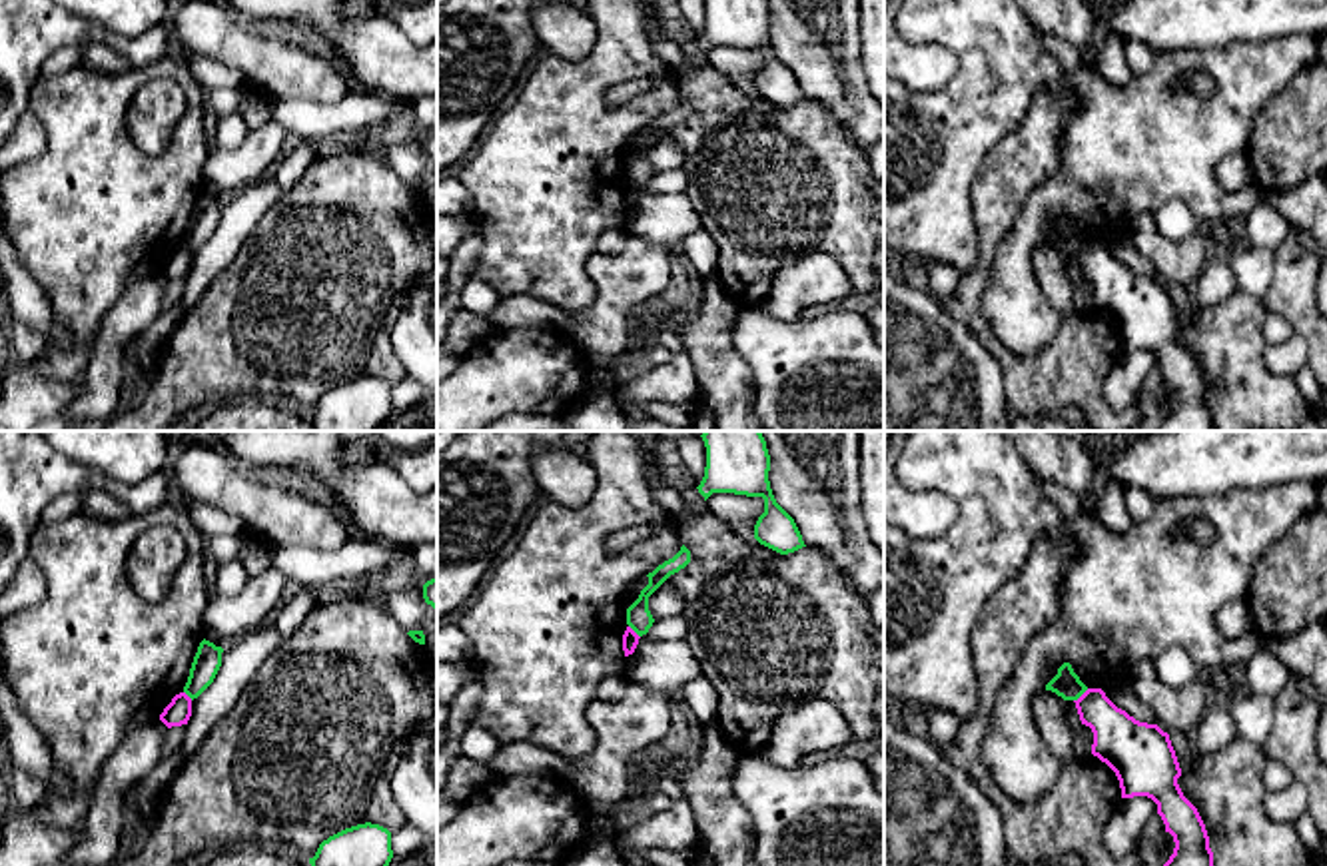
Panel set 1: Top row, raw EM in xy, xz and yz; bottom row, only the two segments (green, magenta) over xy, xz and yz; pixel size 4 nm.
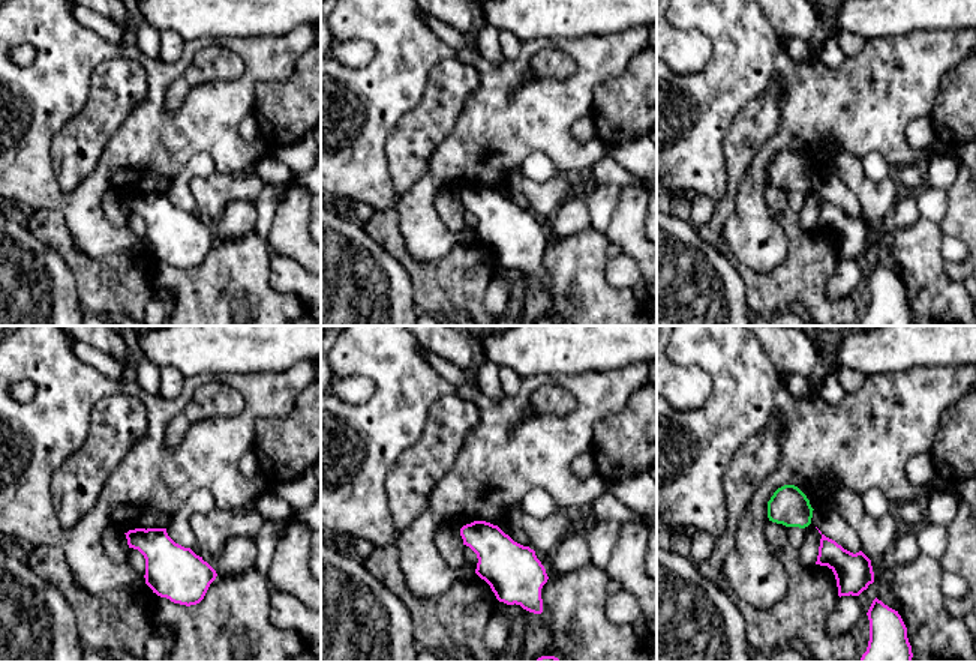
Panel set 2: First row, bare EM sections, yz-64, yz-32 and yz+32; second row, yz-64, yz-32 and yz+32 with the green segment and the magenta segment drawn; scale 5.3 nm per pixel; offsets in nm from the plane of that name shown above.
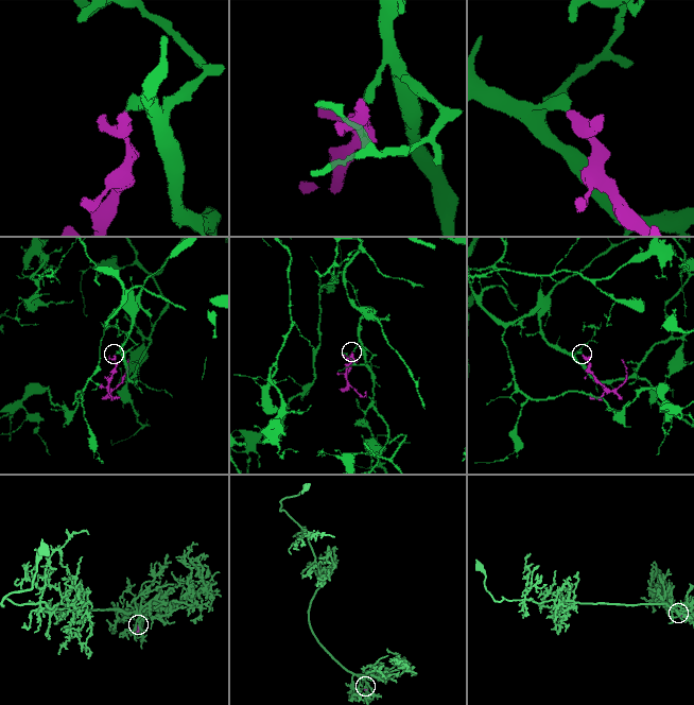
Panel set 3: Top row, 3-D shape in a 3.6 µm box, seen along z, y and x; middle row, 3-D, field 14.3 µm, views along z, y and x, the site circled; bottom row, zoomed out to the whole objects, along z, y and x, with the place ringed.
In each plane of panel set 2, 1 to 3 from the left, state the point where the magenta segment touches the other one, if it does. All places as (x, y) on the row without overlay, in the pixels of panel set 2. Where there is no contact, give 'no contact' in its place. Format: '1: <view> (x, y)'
1: no contact
2: no contact
3: no contact

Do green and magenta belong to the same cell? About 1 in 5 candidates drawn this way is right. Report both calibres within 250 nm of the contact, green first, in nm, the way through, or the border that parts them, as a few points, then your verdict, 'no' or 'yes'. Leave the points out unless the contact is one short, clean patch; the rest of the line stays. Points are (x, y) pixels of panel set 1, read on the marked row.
110 nm thick on the green side, 220 nm on the other; border along yz (1088, 689), (1074, 701); no

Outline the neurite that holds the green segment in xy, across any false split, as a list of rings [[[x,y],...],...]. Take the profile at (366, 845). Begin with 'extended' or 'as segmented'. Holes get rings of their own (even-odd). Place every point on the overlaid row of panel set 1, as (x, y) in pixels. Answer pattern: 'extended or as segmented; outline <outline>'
as segmented; outline [[[357,824],[323,840],[311,866],[389,866],[391,832],[379,824]]]

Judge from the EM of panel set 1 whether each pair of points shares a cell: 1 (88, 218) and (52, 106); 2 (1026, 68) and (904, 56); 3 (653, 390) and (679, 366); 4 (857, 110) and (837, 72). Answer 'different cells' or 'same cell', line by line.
1: same cell
2: different cells
3: same cell
4: same cell

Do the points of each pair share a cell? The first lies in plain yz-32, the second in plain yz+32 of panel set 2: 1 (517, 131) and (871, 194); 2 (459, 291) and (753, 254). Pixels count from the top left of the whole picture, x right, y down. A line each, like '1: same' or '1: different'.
1: different
2: different

